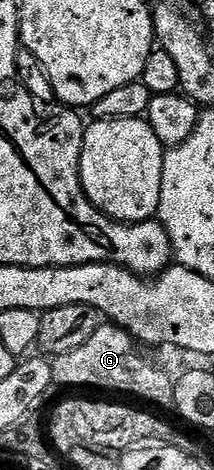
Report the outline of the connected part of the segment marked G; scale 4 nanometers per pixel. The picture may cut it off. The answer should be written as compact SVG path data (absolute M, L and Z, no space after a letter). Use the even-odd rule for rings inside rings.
M97 326L96 332L85 343L51 360L53 384L57 388L101 387L104 391L121 391L124 395L137 395L148 403L171 408L174 404L174 379L160 365L143 359L139 350L141 348L123 327Z

